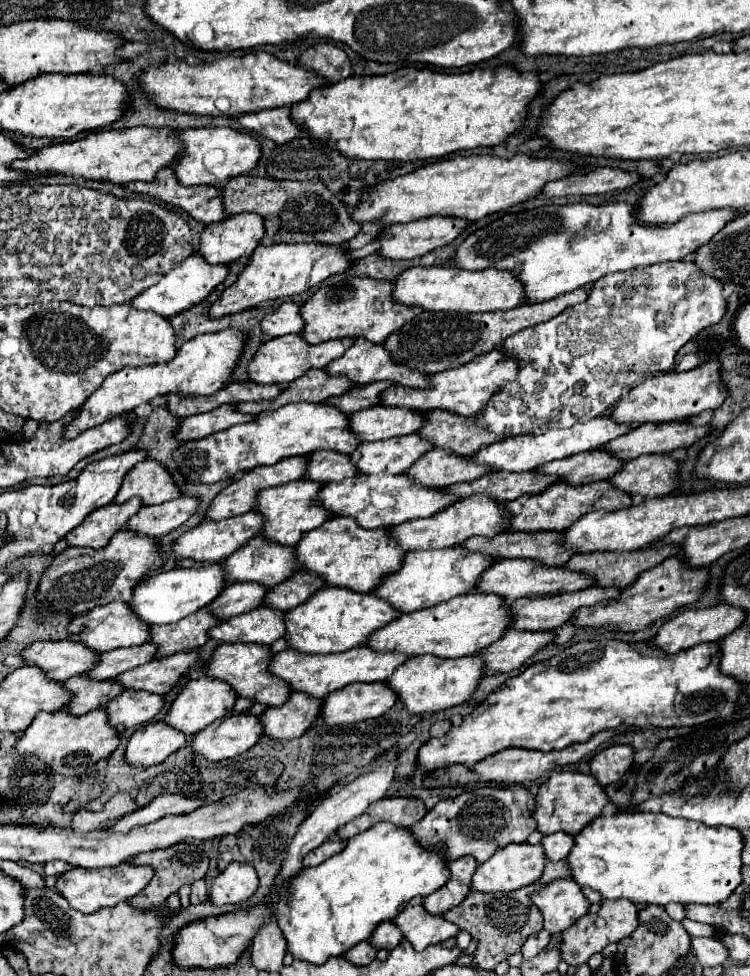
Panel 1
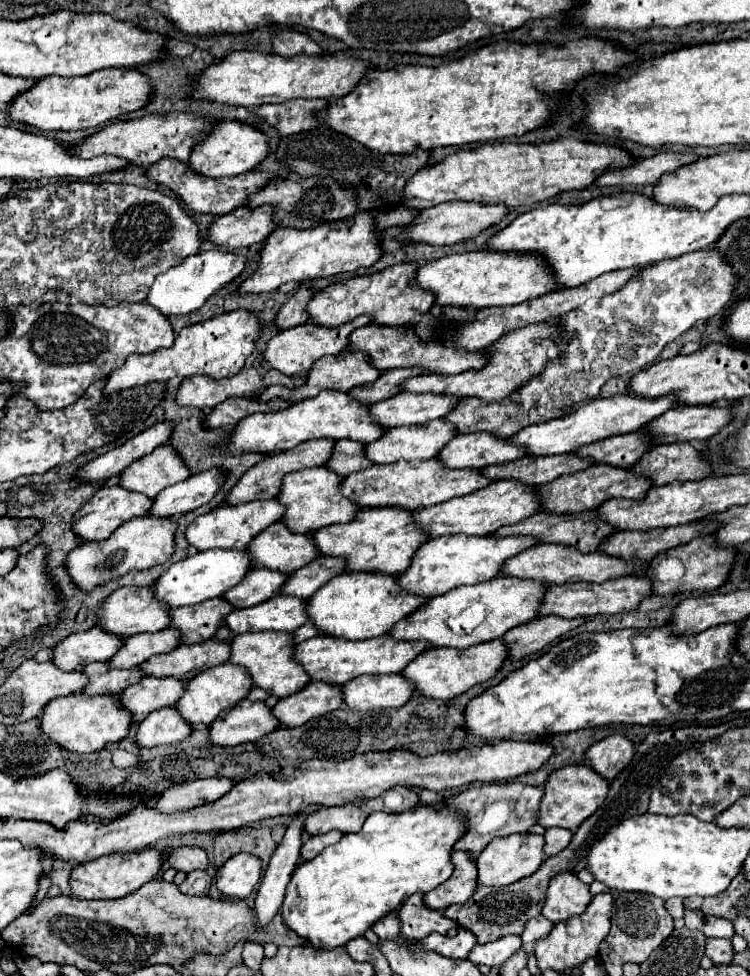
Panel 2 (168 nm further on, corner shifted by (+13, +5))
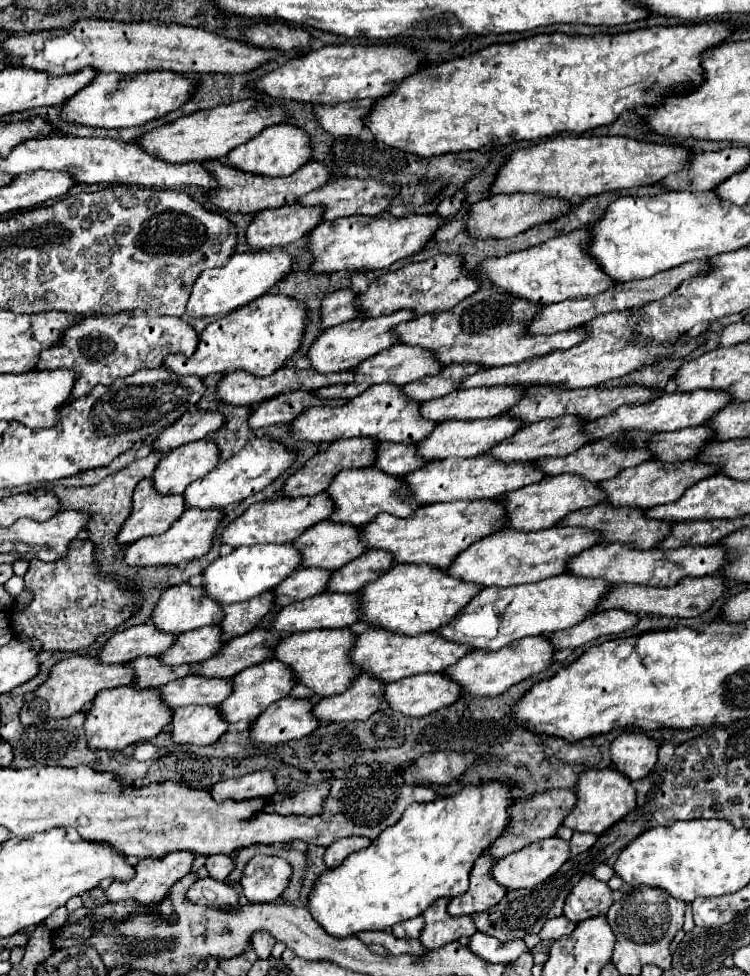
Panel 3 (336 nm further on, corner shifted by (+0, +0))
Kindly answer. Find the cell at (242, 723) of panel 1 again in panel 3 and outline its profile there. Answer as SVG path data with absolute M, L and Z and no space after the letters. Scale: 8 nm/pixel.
M282 698L270 704L260 718L250 724L250 740L260 744L280 744L308 736L320 724L312 718L308 700Z

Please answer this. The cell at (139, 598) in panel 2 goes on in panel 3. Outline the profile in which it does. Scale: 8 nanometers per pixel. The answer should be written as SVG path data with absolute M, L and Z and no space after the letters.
M180 584L170 586L160 594L150 620L160 632L182 634L202 626L218 624L222 616L220 604L212 602L212 598L204 598L200 588Z

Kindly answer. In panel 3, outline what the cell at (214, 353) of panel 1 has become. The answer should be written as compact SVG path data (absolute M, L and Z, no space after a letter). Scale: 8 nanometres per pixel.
M266 294L218 318L216 322L208 324L200 334L200 342L196 352L186 358L182 354L168 354L164 358L164 368L176 376L208 376L208 374L224 374L234 370L244 370L252 376L270 376L278 370L300 346L302 332L306 326L306 306L282 296L282 294Z

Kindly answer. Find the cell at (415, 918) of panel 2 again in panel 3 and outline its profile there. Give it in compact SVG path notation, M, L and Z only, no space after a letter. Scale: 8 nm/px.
M438 898L422 916L424 916L424 928L420 934L420 942L430 948L442 948L450 942L456 942L460 936L472 936L476 932L476 926L470 916L450 916L448 910L448 898Z

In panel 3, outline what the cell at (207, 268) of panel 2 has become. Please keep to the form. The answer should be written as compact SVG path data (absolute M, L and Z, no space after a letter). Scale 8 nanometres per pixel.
M270 250L270 252L244 252L244 254L232 254L226 266L222 268L210 268L200 274L192 286L186 314L192 318L202 316L224 316L258 296L266 294L268 288L272 288L280 278L284 278L290 272L290 254L284 250Z

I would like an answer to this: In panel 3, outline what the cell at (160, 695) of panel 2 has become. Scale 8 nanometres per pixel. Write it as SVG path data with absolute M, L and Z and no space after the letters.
M184 676L180 680L172 680L160 688L162 702L168 704L170 710L180 706L218 706L232 692L230 680L222 678L200 678L200 676Z

